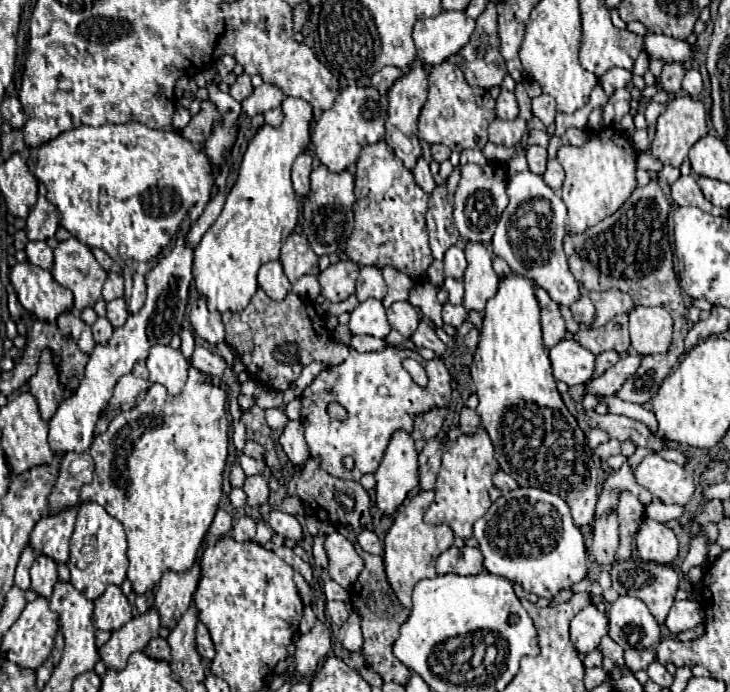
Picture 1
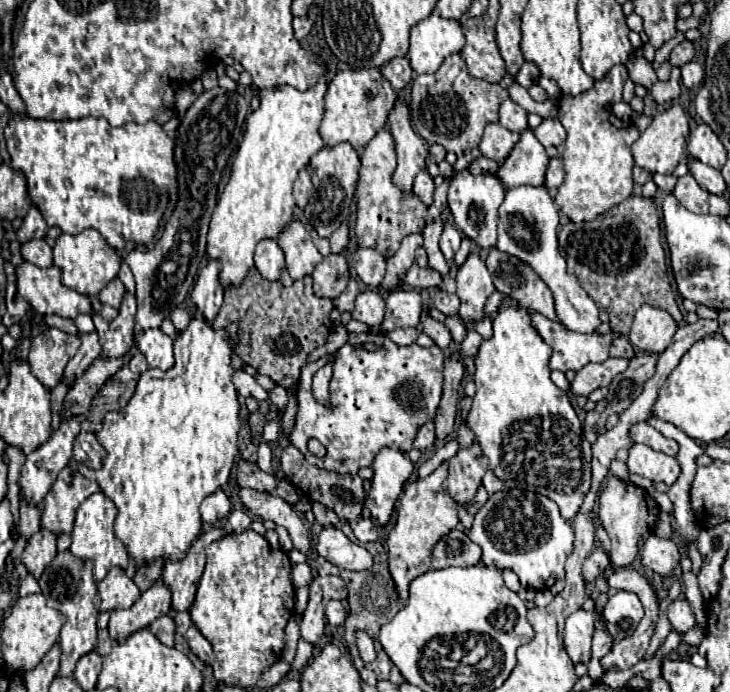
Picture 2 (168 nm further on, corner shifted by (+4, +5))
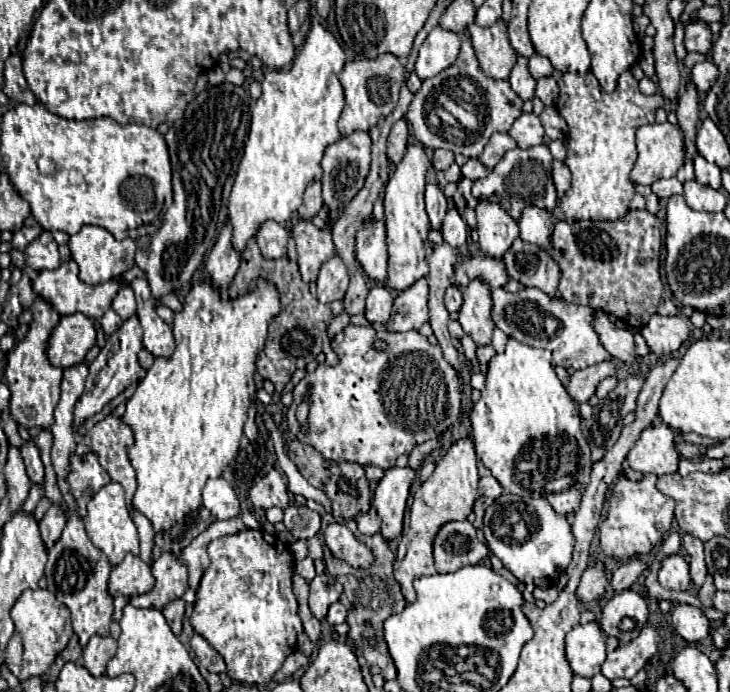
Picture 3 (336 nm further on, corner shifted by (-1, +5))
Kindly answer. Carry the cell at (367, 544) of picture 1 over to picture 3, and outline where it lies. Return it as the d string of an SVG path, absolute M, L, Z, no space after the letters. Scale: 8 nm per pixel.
M370 509L364 515L360 515L356 519L356 523L358 523L358 531L362 535L376 535L376 533L380 533L380 517L378 517L378 513L374 509Z

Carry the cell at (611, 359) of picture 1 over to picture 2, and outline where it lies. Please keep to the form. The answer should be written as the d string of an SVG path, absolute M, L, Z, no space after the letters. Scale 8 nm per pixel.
M617 337L611 343L611 357L625 357L625 359L633 359L635 357L635 349L631 345L631 341L627 337Z

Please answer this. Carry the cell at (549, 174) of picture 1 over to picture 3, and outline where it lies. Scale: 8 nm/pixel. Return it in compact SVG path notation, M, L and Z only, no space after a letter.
M554 161L552 179L554 179L554 185L556 185L558 197L562 197L564 191L570 187L570 169L566 167L566 163L562 163L562 161Z

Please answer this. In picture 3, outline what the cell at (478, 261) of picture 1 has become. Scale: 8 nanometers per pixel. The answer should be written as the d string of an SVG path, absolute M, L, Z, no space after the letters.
M472 279L464 289L464 305L460 309L462 329L476 341L488 345L492 339L492 287L484 279Z

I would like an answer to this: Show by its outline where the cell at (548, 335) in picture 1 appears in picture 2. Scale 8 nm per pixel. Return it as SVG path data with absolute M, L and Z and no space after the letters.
M493 247L487 255L487 269L497 291L505 293L505 297L515 299L521 307L539 311L547 319L557 319L551 289L527 263Z

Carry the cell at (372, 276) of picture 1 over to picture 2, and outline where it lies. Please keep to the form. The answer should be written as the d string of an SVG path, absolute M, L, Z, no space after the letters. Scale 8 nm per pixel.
M359 247L355 251L353 267L369 289L377 289L385 277L385 257L371 247Z

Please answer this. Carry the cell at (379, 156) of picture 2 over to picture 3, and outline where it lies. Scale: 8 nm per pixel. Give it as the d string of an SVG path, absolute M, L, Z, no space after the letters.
M404 119L396 121L396 125L392 127L390 135L388 135L388 145L386 145L386 155L390 165L396 165L402 161L404 153L406 153L406 145L408 145L408 125Z

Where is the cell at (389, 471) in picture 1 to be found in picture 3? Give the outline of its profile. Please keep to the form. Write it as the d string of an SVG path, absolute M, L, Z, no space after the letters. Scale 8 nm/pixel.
M390 467L380 479L372 505L382 519L384 539L396 539L402 533L404 509L410 493L410 483L414 481L414 471L410 467Z

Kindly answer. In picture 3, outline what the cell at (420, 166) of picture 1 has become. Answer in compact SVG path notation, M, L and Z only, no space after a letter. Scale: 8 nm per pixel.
M436 183L426 185L426 211L428 211L428 217L430 217L432 229L440 229L442 219L446 215L446 197L438 189Z

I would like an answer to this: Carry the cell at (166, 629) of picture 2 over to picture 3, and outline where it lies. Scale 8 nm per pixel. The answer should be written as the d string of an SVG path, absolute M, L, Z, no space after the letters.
M176 599L172 603L168 603L162 611L162 615L166 617L170 629L174 635L180 635L182 631L182 617L184 617L184 601L182 599Z

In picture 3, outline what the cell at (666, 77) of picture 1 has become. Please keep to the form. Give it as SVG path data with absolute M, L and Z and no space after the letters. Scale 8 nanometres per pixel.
M688 23L686 25L686 37L684 37L684 47L688 53L696 51L706 55L712 47L712 33L706 23Z

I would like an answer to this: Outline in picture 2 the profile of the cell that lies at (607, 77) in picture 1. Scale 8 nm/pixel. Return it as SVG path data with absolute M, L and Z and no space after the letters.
M615 65L605 75L605 79L595 81L589 91L575 97L563 95L559 101L557 115L567 131L567 139L557 147L559 159L565 165L565 181L559 187L555 205L573 223L595 219L597 215L623 203L633 191L631 145L635 143L635 139L639 139L639 127L635 123L625 123L617 119L609 109L613 103L621 101L625 81L625 65Z

